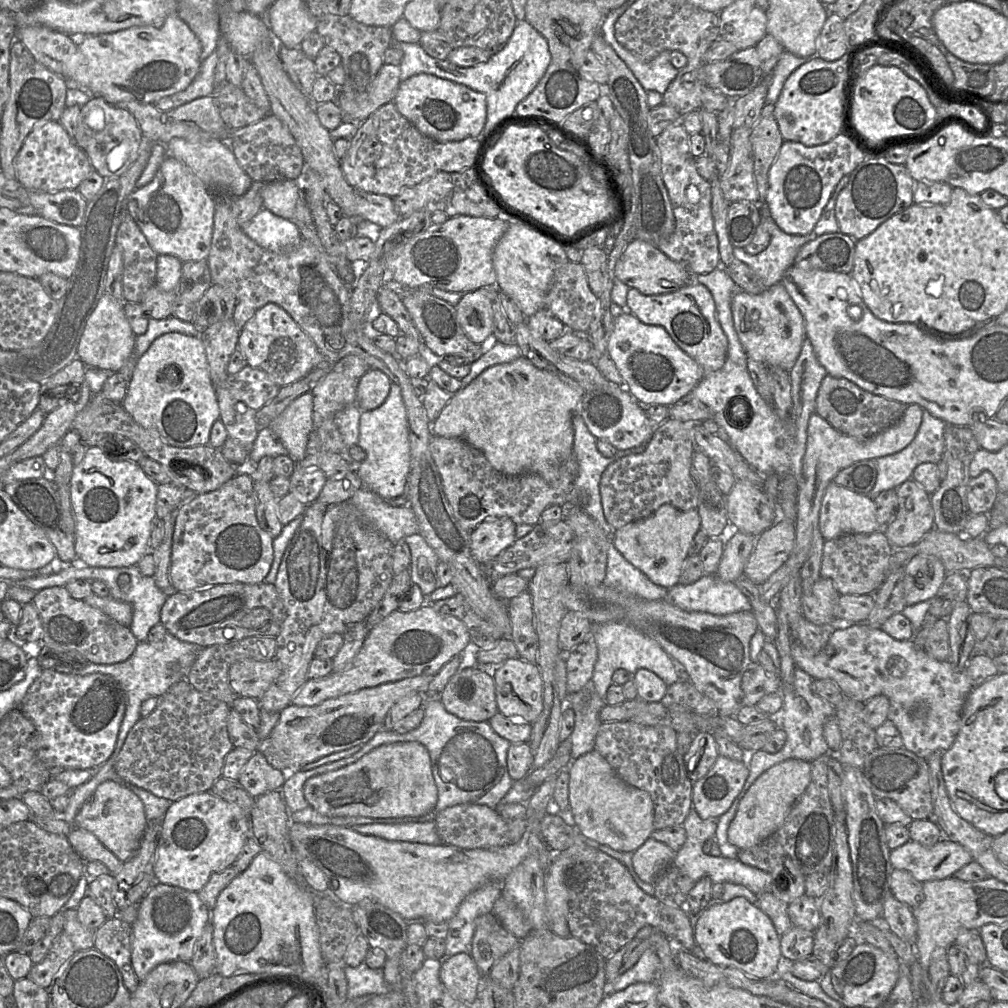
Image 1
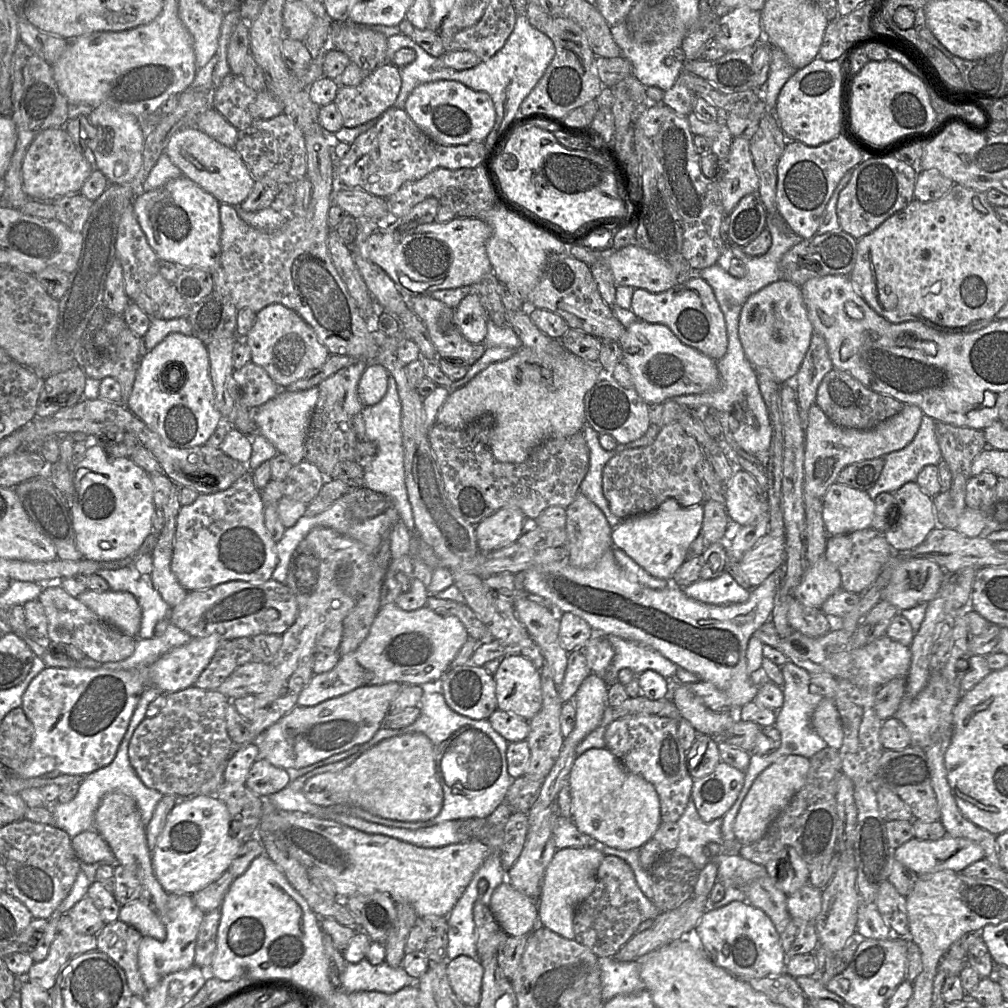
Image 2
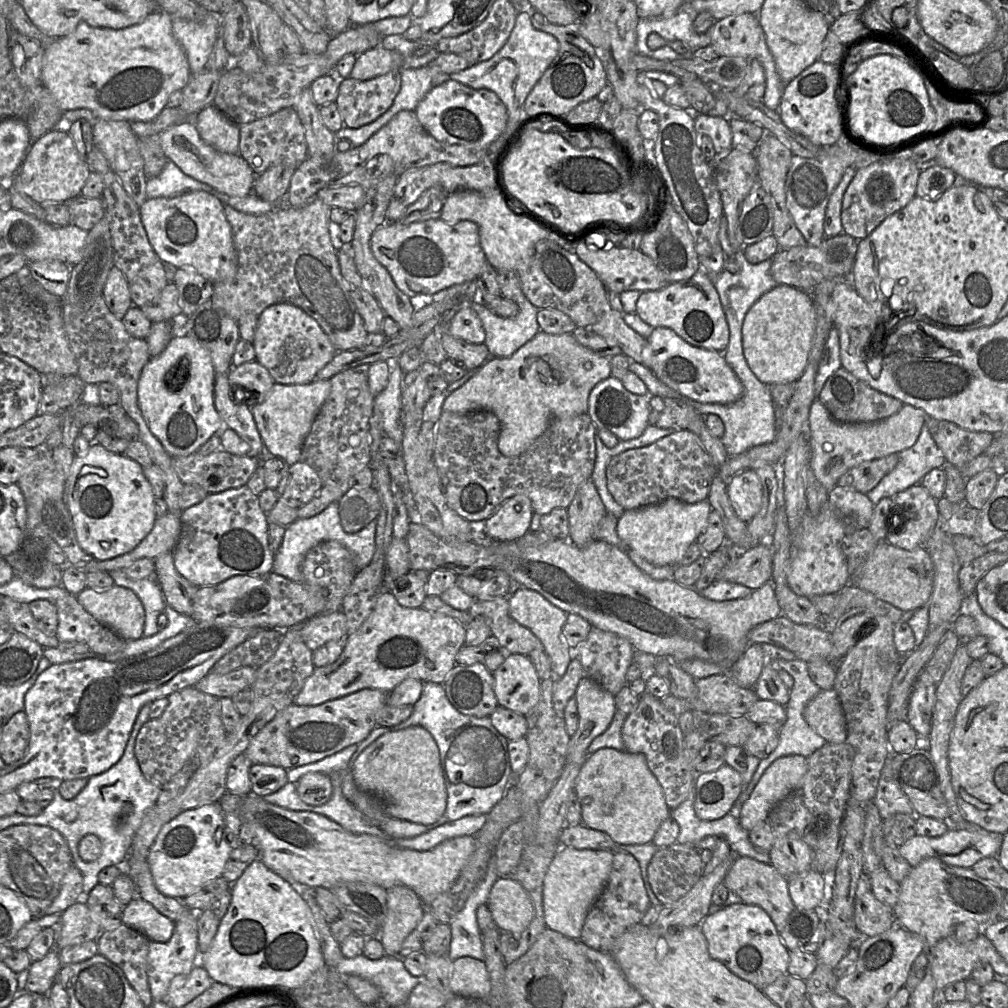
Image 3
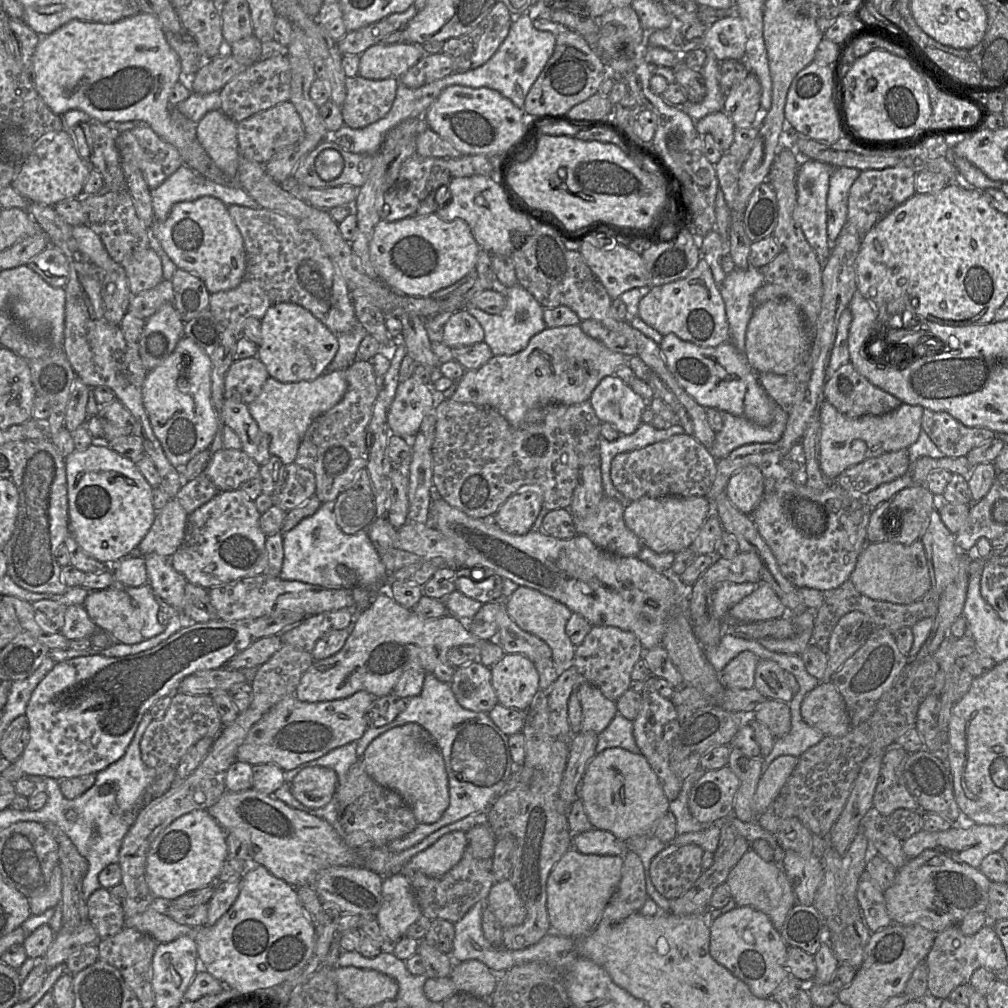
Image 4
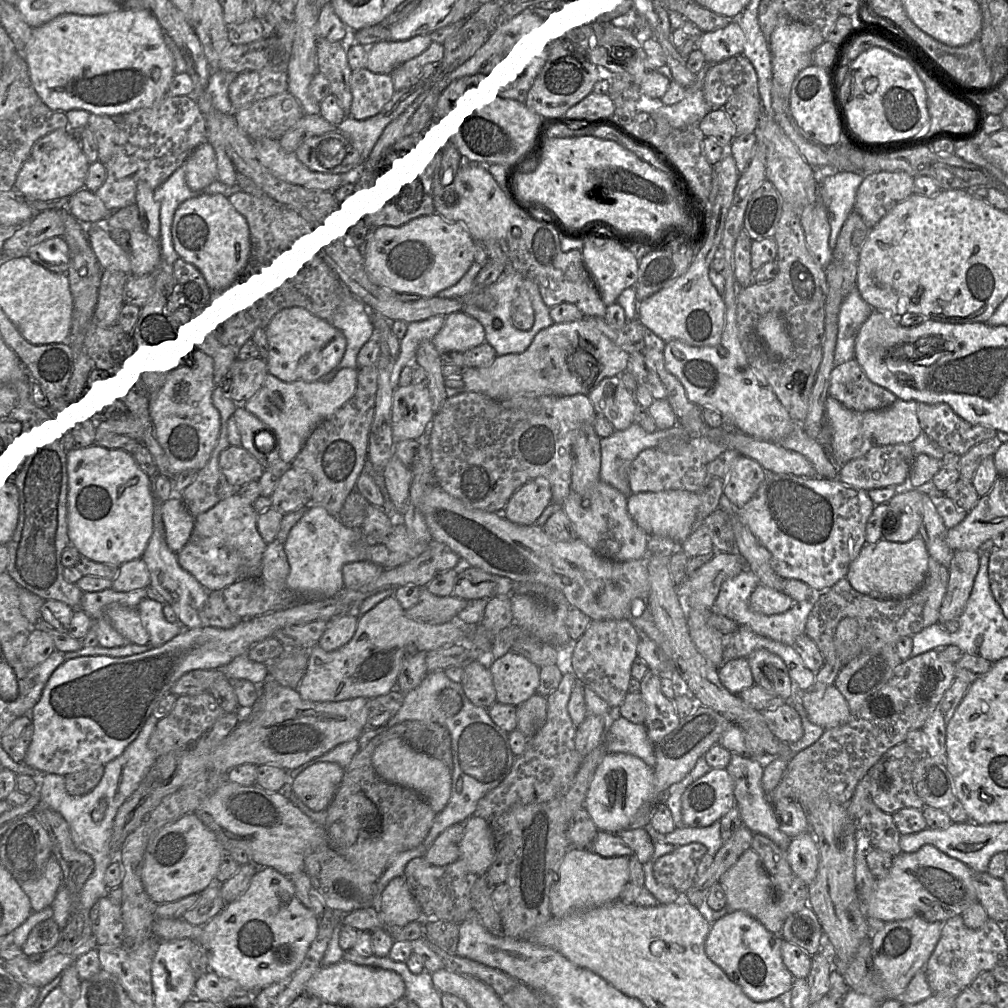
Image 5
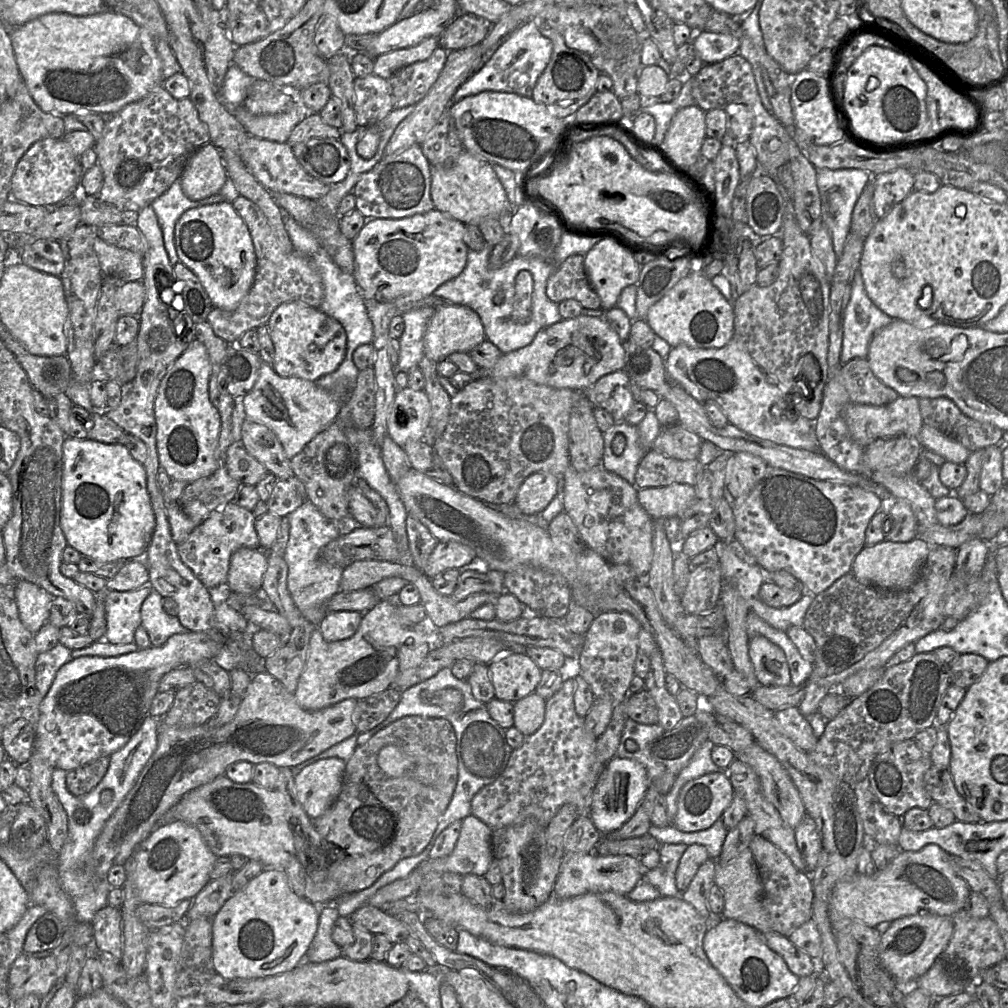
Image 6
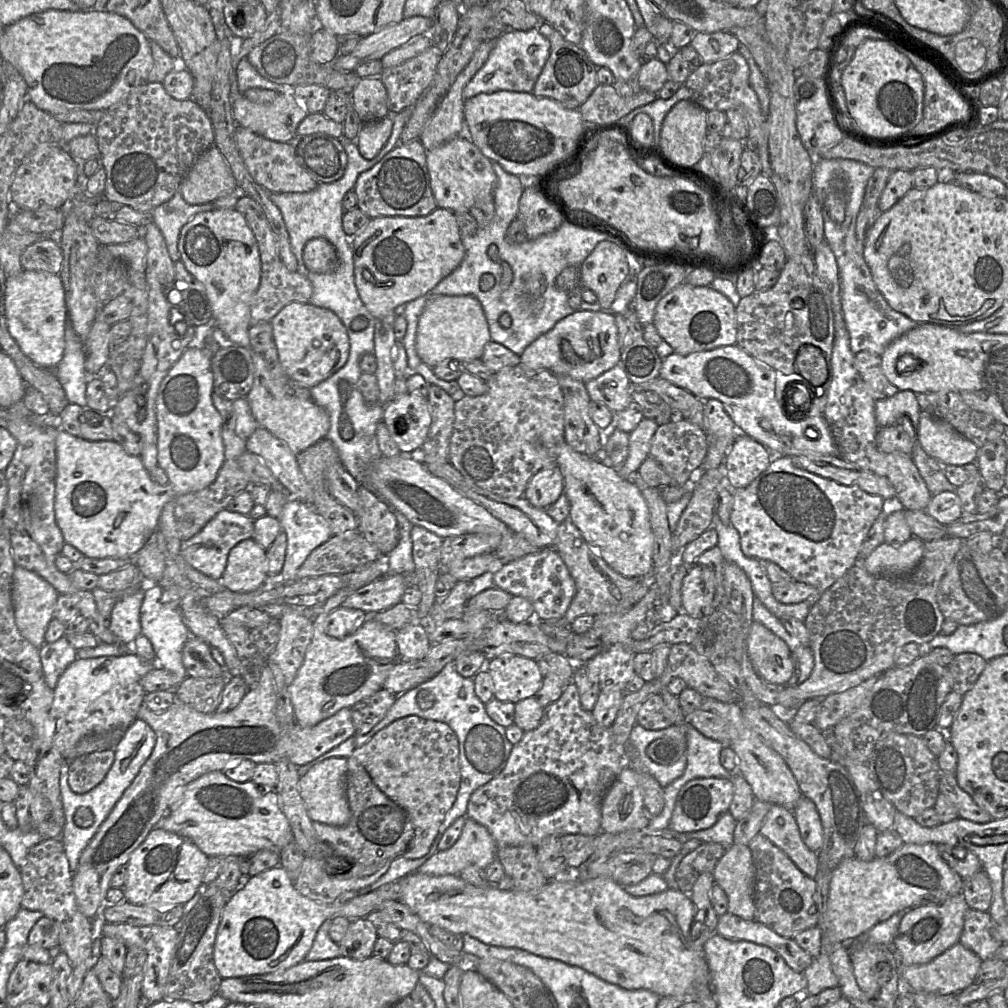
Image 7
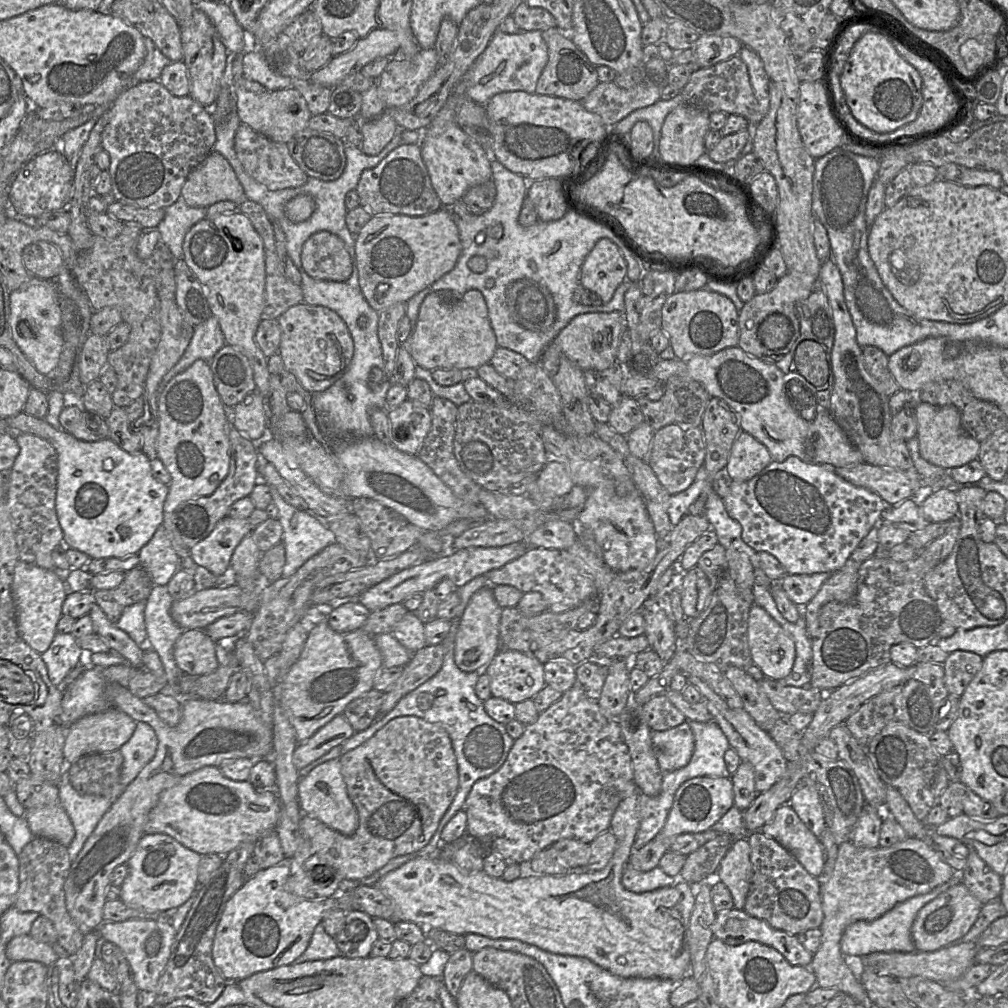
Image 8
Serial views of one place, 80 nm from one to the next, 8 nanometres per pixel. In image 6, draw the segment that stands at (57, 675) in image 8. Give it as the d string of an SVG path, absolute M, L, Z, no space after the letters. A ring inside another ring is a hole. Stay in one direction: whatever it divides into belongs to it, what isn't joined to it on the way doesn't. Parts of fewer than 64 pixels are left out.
M58 643L53 649L38 654L35 664L35 686L42 697L48 693L58 670L69 661L72 650Z

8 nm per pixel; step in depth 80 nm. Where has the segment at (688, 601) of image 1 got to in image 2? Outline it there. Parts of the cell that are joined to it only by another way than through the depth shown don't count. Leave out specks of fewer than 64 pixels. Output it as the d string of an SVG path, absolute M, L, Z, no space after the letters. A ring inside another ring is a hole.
M723 572L710 580L699 579L684 587L683 592L688 597L704 603L730 605L747 601L751 590L741 587L729 572Z

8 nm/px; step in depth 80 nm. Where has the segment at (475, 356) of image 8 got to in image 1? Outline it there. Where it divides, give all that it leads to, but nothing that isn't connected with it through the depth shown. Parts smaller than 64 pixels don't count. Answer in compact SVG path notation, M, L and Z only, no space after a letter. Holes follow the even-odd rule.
M490 288L464 293L455 308L458 322L472 342L481 345L493 334Z

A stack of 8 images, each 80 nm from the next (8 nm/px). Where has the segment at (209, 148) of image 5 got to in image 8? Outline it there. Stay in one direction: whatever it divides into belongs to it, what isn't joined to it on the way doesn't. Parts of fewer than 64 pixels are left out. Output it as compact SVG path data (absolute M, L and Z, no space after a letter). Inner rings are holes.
M214 150L189 173L181 197L188 206L203 208L220 201L239 205L247 199L229 162Z

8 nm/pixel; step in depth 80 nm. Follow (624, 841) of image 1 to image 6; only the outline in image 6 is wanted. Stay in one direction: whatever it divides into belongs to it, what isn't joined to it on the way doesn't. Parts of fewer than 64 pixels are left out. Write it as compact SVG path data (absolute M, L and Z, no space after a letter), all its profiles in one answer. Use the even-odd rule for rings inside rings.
M616 756L607 762L594 787L588 814L602 835L619 829L631 818L643 799L649 783L646 769L638 761Z

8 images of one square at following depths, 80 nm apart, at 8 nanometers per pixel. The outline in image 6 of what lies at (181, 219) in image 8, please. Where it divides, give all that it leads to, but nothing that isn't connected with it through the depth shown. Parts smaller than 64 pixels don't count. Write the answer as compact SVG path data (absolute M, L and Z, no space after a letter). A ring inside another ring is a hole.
M177 179L169 189L161 196L157 197L151 204L164 239L164 246L172 265L180 261L175 247L175 225L181 215L195 207L210 205L226 201L224 197L217 193L202 200L191 200L183 192L180 179Z

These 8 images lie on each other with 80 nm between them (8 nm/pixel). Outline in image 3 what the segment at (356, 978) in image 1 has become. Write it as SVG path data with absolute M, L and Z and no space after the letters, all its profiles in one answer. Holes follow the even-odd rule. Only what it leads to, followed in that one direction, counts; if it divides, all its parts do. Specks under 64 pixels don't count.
M363 954L355 958L345 958L335 968L342 976L359 976L375 985L382 997L382 1002L391 1007L405 1007L410 993L423 978L412 976L405 968L403 959L384 955L381 959L371 960Z

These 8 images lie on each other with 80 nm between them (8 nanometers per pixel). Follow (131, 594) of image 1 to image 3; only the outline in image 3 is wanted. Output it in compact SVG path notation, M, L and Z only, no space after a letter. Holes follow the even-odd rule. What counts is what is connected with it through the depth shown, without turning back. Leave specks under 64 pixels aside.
M123 570L111 571L109 574L115 585L133 591L142 602L145 610L143 637L151 637L160 632L158 617L165 611L167 602L155 578L132 580L127 577Z

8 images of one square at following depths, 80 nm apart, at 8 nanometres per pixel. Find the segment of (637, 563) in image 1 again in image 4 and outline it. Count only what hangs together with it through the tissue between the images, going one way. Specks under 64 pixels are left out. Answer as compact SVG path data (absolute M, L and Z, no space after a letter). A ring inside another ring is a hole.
M664 496L642 497L630 501L624 510L624 522L642 541L644 547L654 552L678 553L691 546L704 522L713 513L713 504L706 497Z

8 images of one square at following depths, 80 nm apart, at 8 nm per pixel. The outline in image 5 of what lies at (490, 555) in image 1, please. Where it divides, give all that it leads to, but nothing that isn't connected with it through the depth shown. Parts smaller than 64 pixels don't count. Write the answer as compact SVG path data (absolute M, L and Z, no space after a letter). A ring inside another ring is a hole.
M537 477L523 484L512 494L502 515L518 525L533 525L551 502L552 491L549 482L543 477Z

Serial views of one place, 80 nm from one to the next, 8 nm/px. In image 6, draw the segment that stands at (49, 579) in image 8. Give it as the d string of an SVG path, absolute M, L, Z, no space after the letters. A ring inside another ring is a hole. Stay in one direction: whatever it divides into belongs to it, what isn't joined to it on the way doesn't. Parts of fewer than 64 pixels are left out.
M17 580L15 598L21 622L32 634L37 633L48 622L54 597L31 582Z

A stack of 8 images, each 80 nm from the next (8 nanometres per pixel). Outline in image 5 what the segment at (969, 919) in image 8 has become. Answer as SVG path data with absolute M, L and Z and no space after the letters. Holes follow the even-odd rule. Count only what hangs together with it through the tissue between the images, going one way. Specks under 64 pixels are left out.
M922 917L885 923L882 930L871 933L871 956L874 970L884 981L887 999L897 999L914 975L924 969L941 936L944 922L929 922Z

